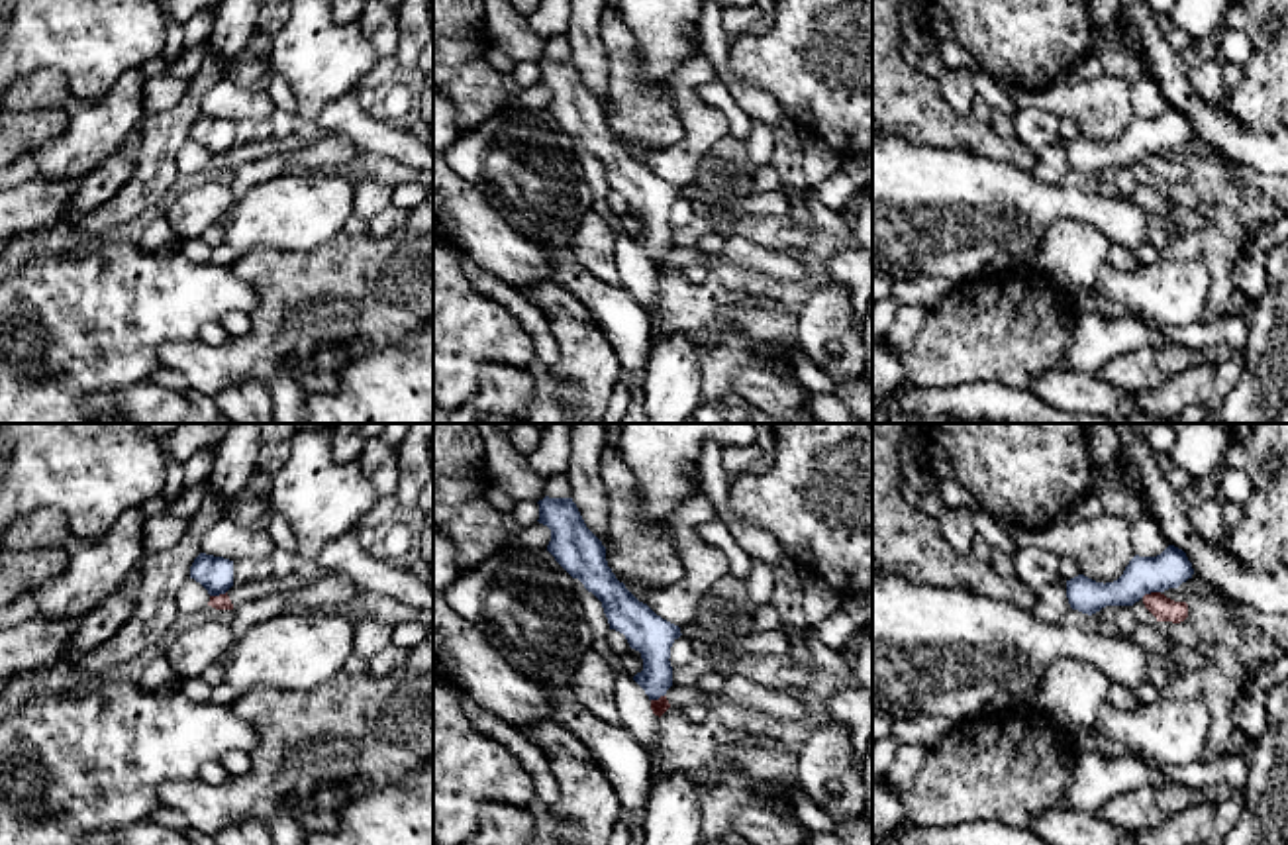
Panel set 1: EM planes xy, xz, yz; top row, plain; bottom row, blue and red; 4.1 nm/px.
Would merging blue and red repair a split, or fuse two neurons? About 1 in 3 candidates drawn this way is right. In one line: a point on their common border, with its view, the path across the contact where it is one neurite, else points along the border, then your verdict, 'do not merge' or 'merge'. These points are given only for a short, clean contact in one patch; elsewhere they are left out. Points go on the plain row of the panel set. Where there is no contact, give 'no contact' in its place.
contact yz (1149, 153); border yz (1159, 151), (1141, 157); do not merge

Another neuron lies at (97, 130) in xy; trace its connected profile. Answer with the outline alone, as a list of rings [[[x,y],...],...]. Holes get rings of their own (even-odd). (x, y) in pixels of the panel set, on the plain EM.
[[[131,69],[96,102],[71,98],[65,108],[67,129],[31,151],[39,176],[78,182],[108,157],[133,145],[145,122],[143,84],[145,75]]]

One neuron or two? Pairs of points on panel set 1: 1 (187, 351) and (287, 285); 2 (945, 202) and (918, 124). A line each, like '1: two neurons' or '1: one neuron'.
1: one neuron
2: two neurons

